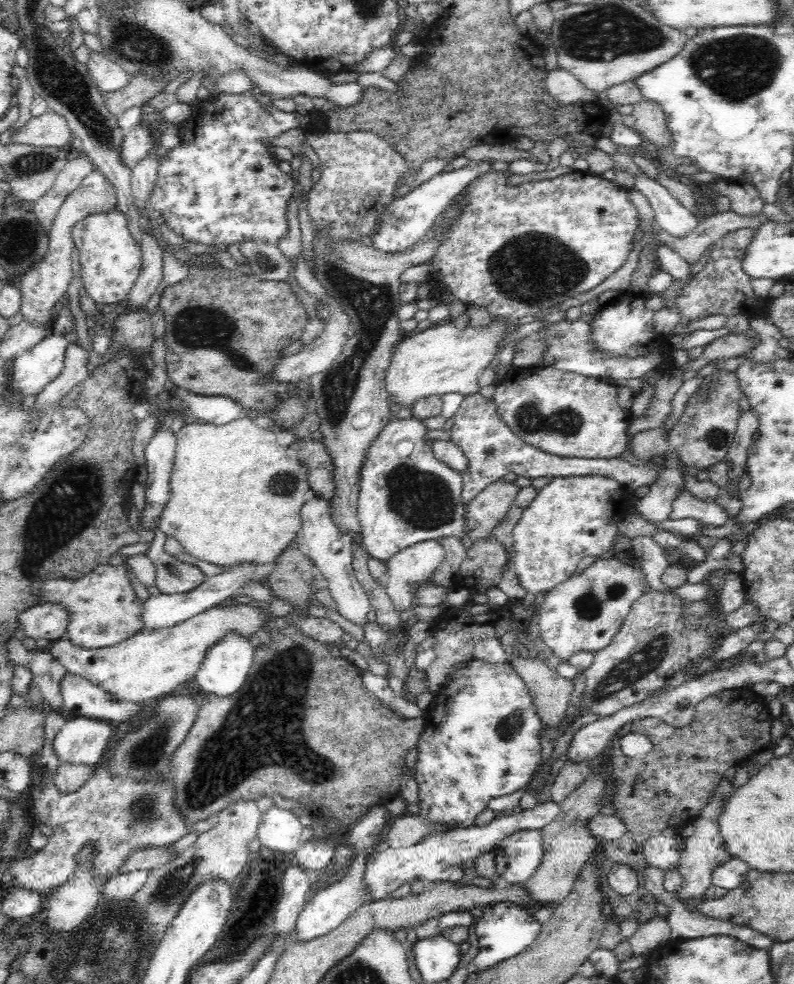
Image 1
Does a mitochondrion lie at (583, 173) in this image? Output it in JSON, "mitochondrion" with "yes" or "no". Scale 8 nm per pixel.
{"mitochondrion":"no"}

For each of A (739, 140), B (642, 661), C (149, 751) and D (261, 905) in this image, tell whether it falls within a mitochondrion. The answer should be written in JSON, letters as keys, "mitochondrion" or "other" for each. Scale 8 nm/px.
{"A":"other","B":"mitochondrion","C":"mitochondrion","D":"other"}

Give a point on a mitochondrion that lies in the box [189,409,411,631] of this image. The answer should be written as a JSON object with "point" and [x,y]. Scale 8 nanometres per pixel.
{"point":[283,484]}

